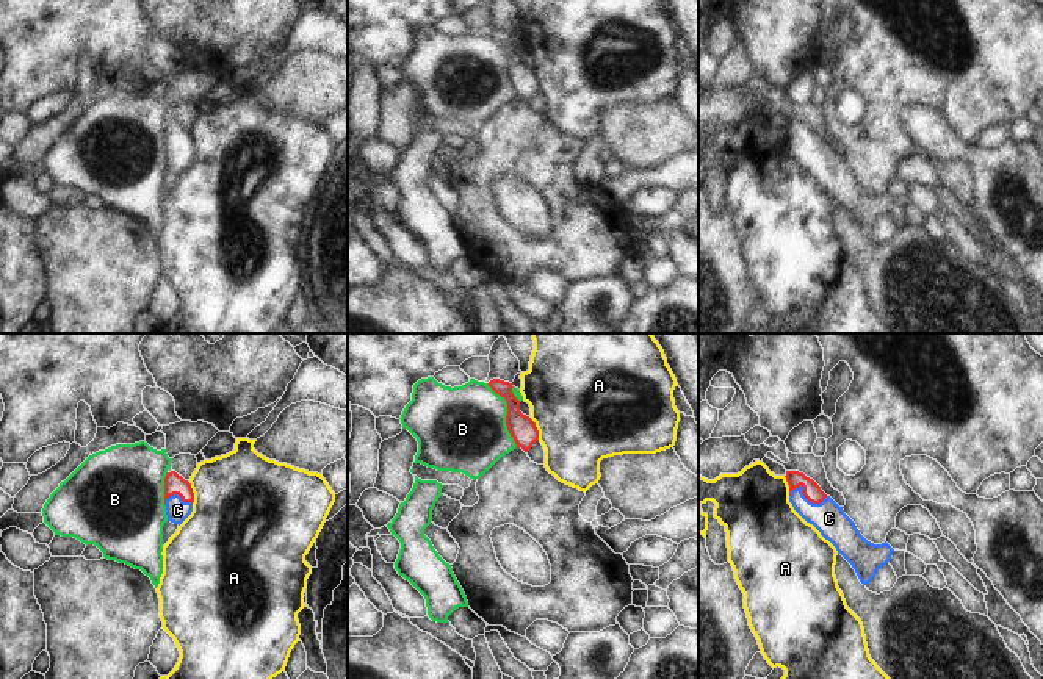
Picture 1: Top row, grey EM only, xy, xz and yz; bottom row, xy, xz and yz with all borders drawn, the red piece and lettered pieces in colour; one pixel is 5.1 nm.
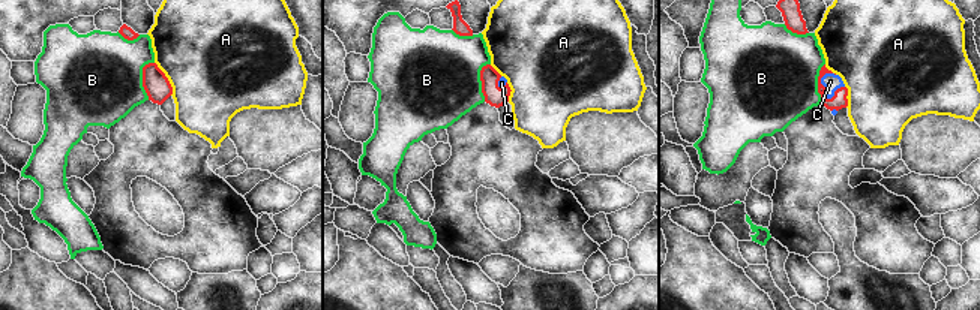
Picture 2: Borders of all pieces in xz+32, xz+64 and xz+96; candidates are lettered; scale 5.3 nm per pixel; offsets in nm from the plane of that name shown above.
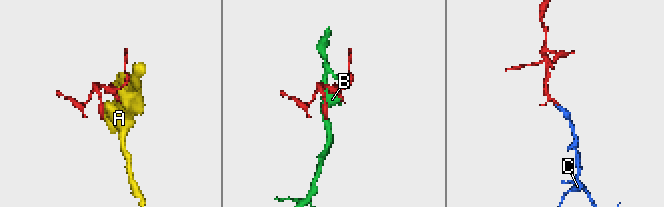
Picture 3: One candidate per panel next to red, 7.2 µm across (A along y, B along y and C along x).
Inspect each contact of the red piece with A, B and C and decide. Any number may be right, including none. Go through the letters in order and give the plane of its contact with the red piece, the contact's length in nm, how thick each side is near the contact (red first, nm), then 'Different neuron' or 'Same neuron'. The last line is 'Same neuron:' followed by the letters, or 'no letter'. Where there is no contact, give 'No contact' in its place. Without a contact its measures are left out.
A: Touches red in xz. Shared border 130 nm. Thickness 140 nm (red) against 480 nm. Different neuron
B: Touches red in xz. Shared border 360 nm. Thickness 140 nm (red) against 440 nm. Different neuron
C: Touches red in yz. Shared border 200 nm. Thickness 90 nm (red) against 170 nm. Same neuron
Same neuron: C.

